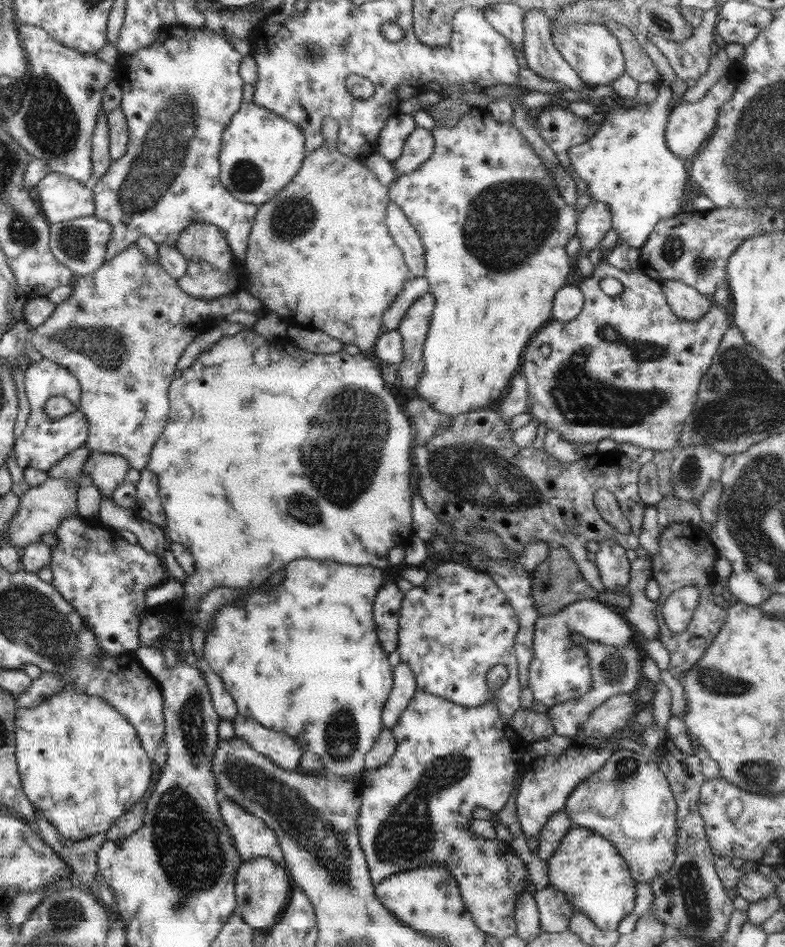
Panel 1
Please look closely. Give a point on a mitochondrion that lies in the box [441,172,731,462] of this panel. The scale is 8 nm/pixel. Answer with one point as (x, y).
(506, 225)

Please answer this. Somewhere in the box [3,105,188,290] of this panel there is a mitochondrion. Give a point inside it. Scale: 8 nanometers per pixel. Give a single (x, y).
(74, 243)

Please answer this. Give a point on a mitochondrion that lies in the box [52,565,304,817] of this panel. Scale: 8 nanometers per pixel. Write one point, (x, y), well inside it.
(192, 730)

